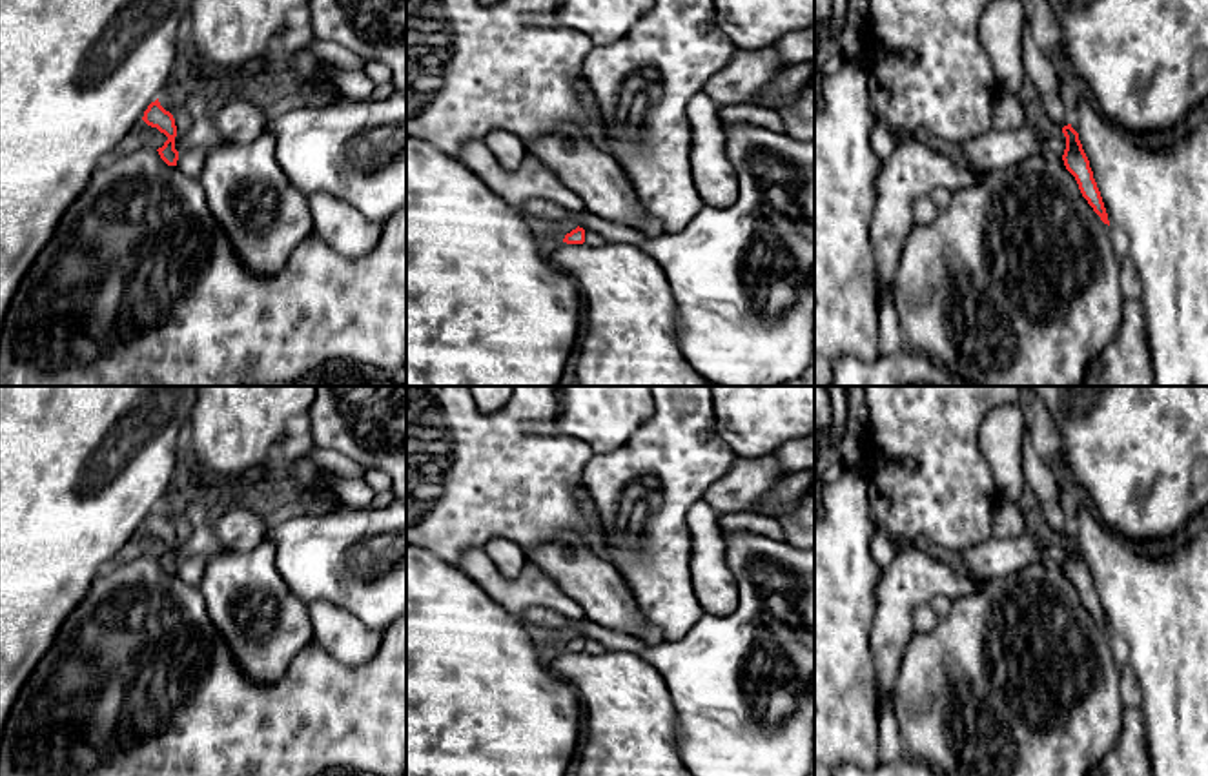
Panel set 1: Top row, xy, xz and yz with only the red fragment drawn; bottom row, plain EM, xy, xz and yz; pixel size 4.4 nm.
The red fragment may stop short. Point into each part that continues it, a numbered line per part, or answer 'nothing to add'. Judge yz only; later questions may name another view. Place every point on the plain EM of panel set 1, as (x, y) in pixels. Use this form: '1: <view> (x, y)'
nothing to add

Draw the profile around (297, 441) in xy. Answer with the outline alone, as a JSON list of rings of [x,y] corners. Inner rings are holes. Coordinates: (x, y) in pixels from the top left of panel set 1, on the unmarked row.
[[[295,415],[286,423],[282,441],[273,448],[275,461],[286,465],[302,459],[313,446],[308,415]]]

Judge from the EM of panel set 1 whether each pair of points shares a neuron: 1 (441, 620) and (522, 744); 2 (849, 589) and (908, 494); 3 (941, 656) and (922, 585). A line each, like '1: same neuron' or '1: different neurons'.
1: same neuron
2: different neurons
3: different neurons

